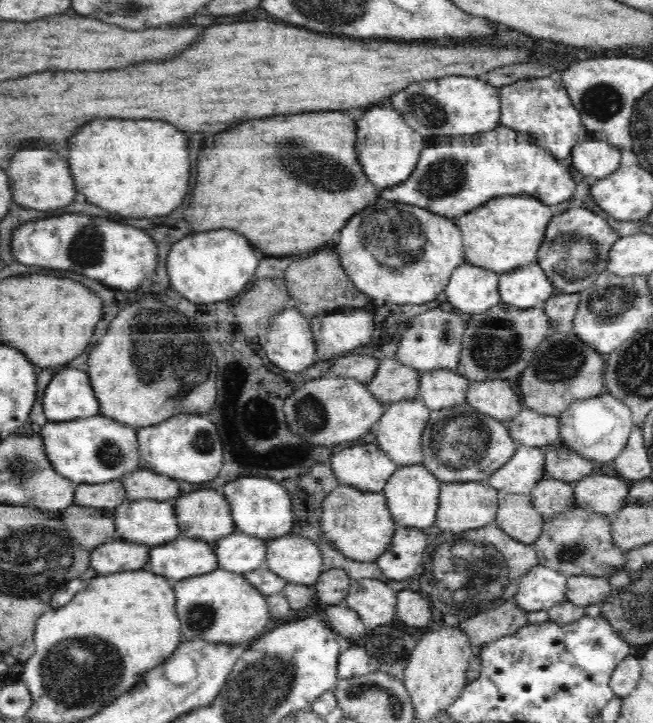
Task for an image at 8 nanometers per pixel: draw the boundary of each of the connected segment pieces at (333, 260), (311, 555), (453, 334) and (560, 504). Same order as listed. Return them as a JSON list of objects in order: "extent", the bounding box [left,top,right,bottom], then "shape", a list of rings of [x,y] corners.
[{"extent":[284,252,368,317],"shape":[[[320,252],[314,256],[308,256],[304,260],[298,260],[288,266],[284,272],[284,284],[292,298],[292,304],[299,309],[305,317],[330,313],[330,310],[346,310],[346,308],[362,308],[368,302],[368,296],[360,292],[340,266],[336,252]]]},{"extent":[264,535,323,588],"shape":[[[284,535],[266,542],[264,568],[287,582],[312,588],[323,573],[323,566],[318,545],[308,538]]]},{"extent":[396,310,466,371],"shape":[[[428,310],[416,318],[410,320],[410,328],[402,334],[402,342],[396,352],[396,361],[412,367],[417,371],[436,371],[448,369],[456,371],[459,365],[461,350],[463,349],[462,340],[466,318],[460,316],[461,312],[444,312],[444,310]]]},{"extent":[530,480,577,518],"shape":[[[539,480],[530,496],[534,507],[544,518],[551,518],[577,508],[573,484],[561,480]]]}]

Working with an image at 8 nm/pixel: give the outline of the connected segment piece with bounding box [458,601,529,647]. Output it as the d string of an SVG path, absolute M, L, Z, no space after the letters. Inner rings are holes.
M506 601L500 608L481 612L462 621L458 627L468 636L471 646L484 647L518 632L529 624L527 616L527 612L516 606L515 602Z

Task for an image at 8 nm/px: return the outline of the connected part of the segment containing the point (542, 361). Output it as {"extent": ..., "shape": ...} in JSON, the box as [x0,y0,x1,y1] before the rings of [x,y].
{"extent":[520,330,604,417],"shape":[[[573,330],[551,332],[539,346],[532,362],[521,372],[520,392],[528,408],[541,415],[558,417],[576,400],[604,392],[604,358],[588,348],[588,344],[581,341]]]}

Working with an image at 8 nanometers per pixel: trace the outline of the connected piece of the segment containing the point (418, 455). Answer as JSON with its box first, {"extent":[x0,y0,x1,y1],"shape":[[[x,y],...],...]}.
{"extent":[377,399,431,465],"shape":[[[419,399],[388,403],[378,420],[377,444],[398,465],[418,465],[423,459],[422,438],[431,410]]]}

